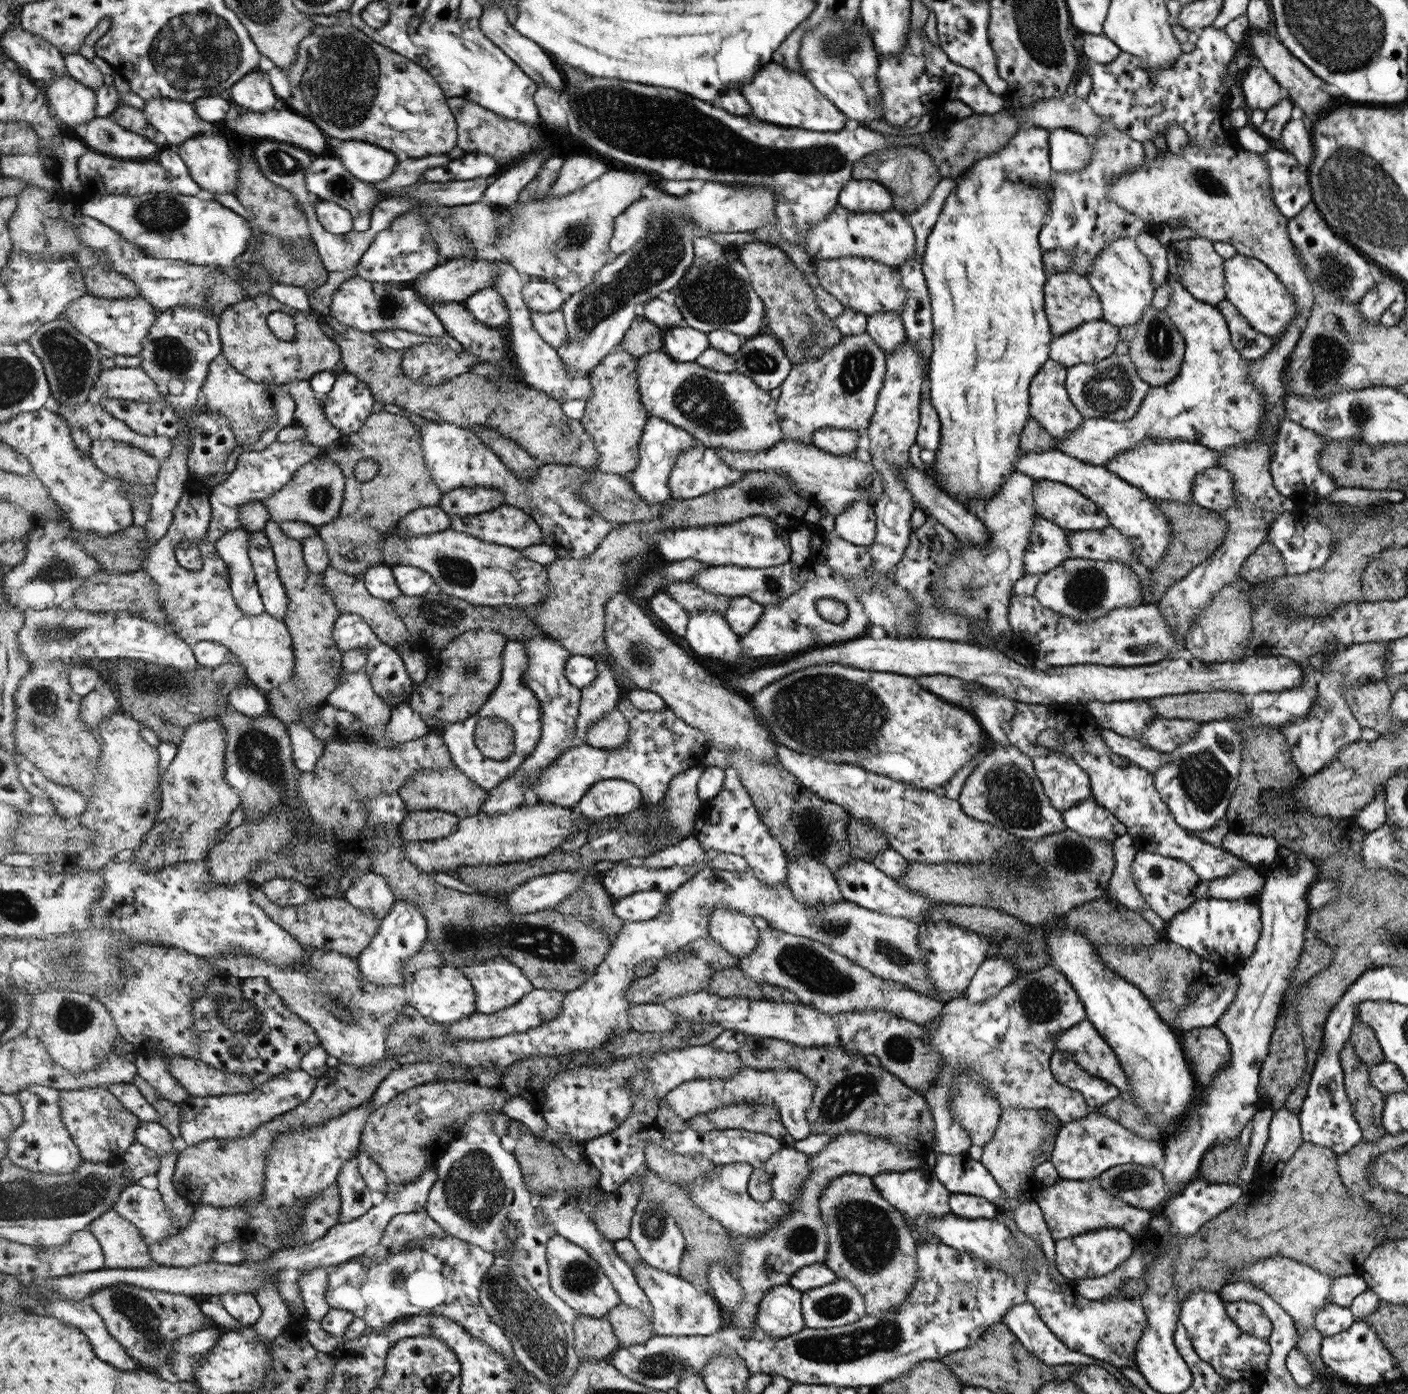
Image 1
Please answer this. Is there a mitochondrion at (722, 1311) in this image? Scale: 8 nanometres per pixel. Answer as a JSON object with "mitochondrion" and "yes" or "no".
{"mitochondrion":"no"}

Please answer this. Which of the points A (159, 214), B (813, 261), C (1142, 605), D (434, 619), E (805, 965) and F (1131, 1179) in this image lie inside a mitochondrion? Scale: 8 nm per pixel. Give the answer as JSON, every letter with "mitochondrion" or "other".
{"A":"mitochondrion","B":"other","C":"other","D":"mitochondrion","E":"mitochondrion","F":"mitochondrion"}

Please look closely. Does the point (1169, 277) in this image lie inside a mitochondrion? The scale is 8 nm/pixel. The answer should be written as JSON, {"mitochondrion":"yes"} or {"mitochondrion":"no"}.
{"mitochondrion":"no"}

